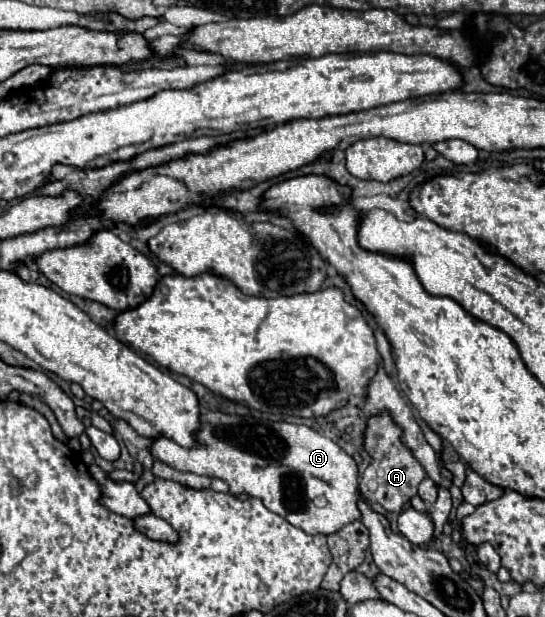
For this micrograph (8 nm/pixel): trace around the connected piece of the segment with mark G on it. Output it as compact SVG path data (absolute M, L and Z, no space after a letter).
M202 412L200 426L196 432L194 448L182 448L174 440L166 436L158 436L150 444L150 452L154 460L168 464L180 472L192 472L208 478L220 478L230 486L232 496L248 494L256 496L264 502L268 510L286 518L292 526L304 530L306 534L334 534L346 524L360 518L360 510L356 500L362 498L358 492L358 468L356 462L330 438L310 430L302 424L288 422L260 422L250 416L230 416L224 412Z

